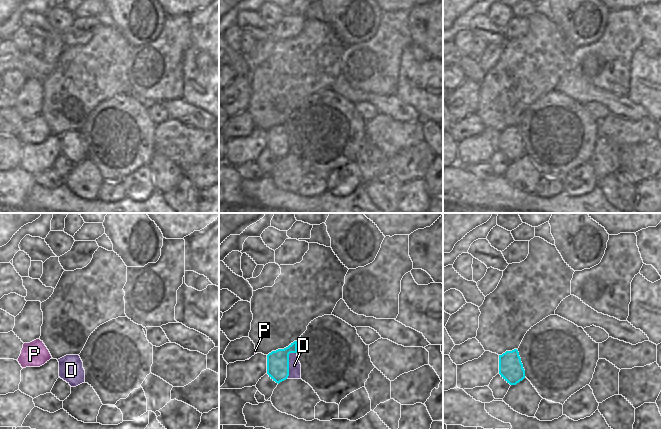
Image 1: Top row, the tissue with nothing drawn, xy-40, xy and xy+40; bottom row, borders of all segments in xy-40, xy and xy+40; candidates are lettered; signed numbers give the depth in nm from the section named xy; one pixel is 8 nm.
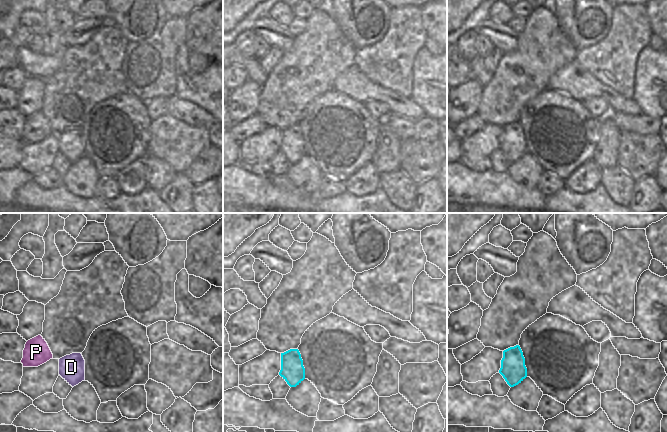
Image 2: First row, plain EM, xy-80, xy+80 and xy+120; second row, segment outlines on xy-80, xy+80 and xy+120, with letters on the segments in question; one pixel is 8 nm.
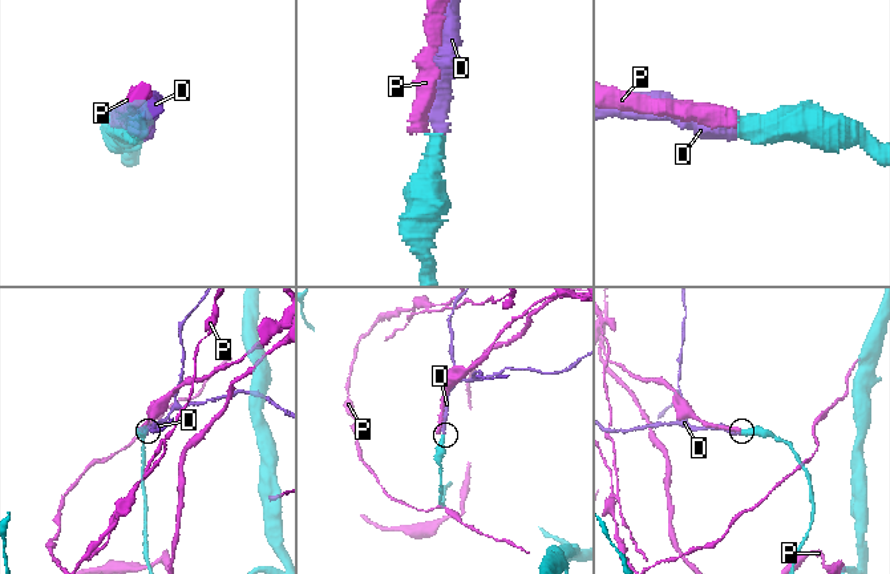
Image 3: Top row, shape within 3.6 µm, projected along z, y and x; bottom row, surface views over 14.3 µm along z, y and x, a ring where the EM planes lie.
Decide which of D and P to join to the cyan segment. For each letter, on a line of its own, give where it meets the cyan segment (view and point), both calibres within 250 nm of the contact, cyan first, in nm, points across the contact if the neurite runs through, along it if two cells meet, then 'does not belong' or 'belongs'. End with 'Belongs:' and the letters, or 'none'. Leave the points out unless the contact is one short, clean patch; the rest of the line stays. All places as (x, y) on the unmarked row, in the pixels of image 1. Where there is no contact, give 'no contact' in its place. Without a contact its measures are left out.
D: meets cyan in xy at (288, 138); 180 nm thick on the cyan side, 100 nm on the other; runs through xy (277, 137), (288, 138), (294, 141); belongs
P: no contact; does not belong
Belongs: D

